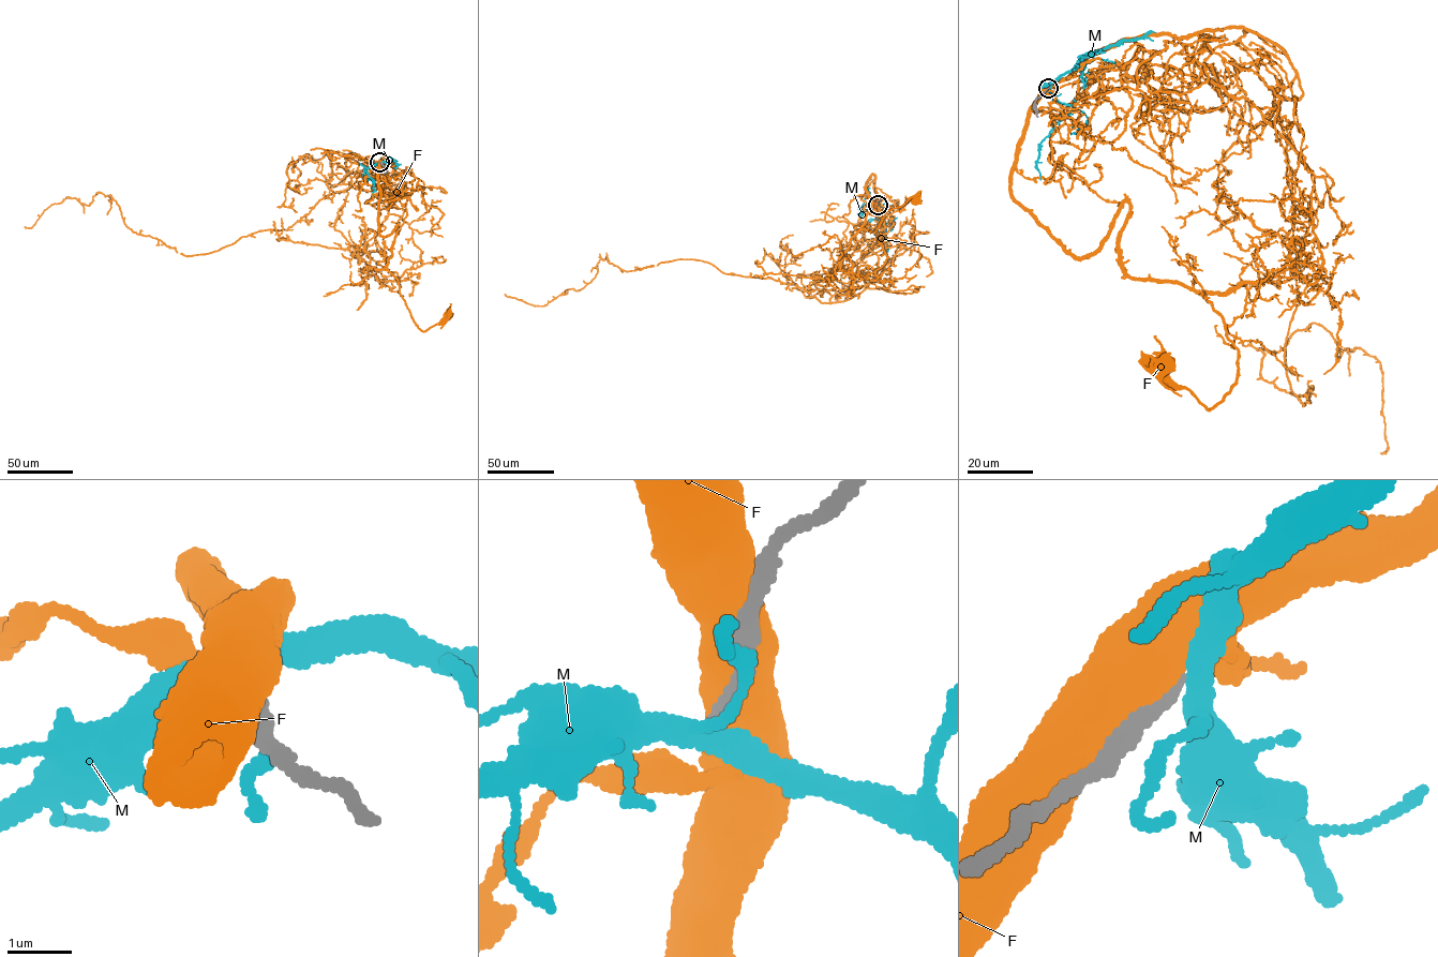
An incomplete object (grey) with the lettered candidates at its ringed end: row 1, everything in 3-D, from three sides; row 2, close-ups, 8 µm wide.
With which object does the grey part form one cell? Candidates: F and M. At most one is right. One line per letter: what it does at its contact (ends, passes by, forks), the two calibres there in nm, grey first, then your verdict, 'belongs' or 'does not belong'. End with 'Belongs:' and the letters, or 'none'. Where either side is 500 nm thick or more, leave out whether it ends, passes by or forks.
F: 360/750 nm | does not belong
M: it forks | 220/340 nm | does not belong
Belongs: none

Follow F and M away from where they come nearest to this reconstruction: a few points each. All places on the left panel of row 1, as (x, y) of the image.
F: (380, 163), (379, 233), (385, 236), (397, 227), (386, 268), (398, 280), (418, 328), (427, 331), (448, 315)
M: (379, 162), (364, 170), (374, 180), (372, 194)

